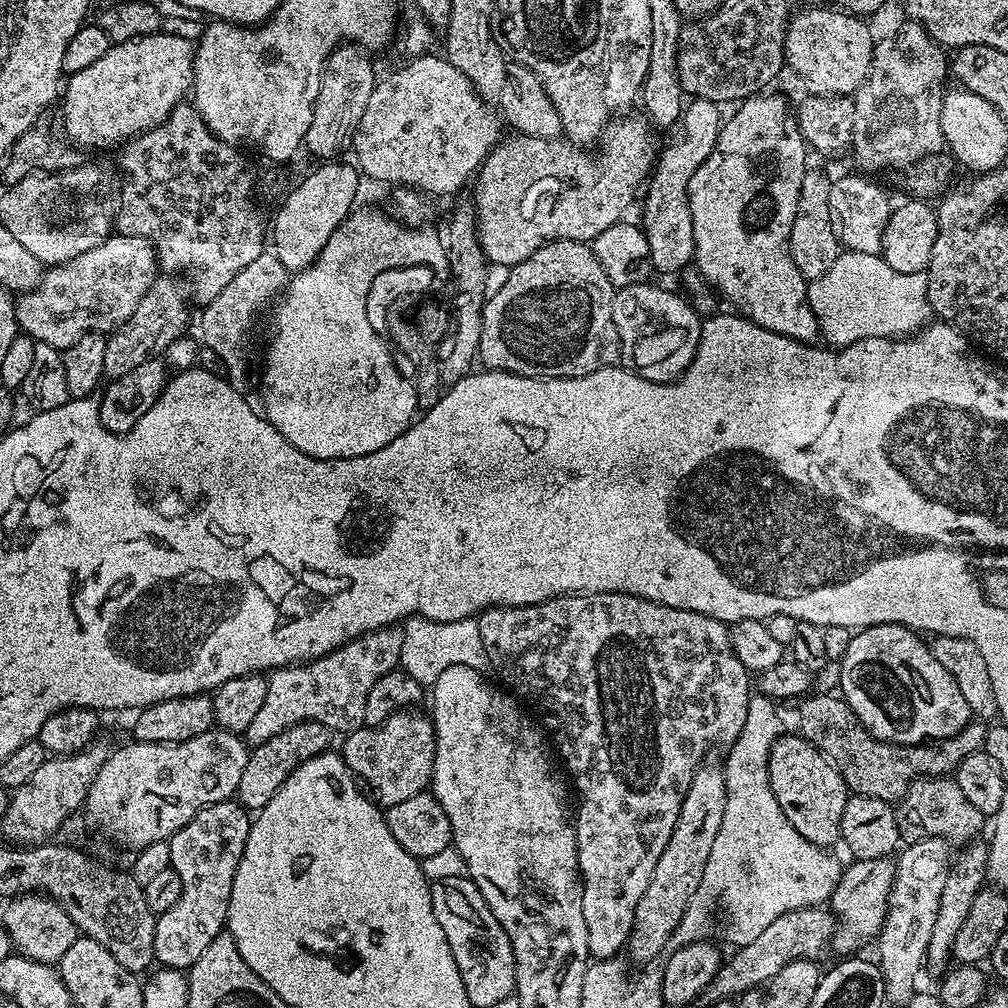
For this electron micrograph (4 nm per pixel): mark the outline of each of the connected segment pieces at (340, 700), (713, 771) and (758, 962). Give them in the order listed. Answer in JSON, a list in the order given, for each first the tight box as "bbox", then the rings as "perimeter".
[{"bbox":[247,627,403,746],"perimeter":[[[403,627],[379,628],[343,644],[335,652],[319,656],[317,660],[275,669],[268,676],[266,702],[262,702],[257,716],[250,721],[247,743],[255,746],[270,742],[274,734],[282,734],[282,730],[290,730],[290,726],[302,722],[322,722],[322,726],[331,728],[336,734],[365,727],[366,697],[370,694],[370,686],[374,686],[382,674],[397,671],[403,637]]]},{"bbox":[626,762,726,965],"perimeter":[[[705,762],[697,768],[690,790],[686,790],[682,810],[678,810],[678,822],[674,822],[674,834],[670,834],[670,842],[666,842],[666,850],[662,850],[654,874],[650,874],[650,886],[646,886],[646,894],[638,898],[632,936],[626,945],[627,955],[632,955],[637,965],[663,957],[663,948],[686,914],[690,896],[698,890],[706,870],[706,858],[710,858],[714,838],[718,838],[718,826],[722,826],[722,814],[726,814],[724,769],[719,763]]]},{"bbox":[703,906,836,1006],"perimeter":[[[824,906],[790,910],[790,914],[782,914],[782,918],[770,922],[770,926],[766,926],[766,930],[762,930],[762,934],[754,938],[754,942],[739,945],[735,949],[736,953],[721,963],[720,969],[716,971],[710,986],[703,994],[703,1003],[714,1006],[720,1000],[731,1001],[744,992],[767,985],[774,978],[774,974],[778,974],[782,966],[790,966],[790,962],[820,958],[824,951],[829,951],[836,925],[836,917]]]}]

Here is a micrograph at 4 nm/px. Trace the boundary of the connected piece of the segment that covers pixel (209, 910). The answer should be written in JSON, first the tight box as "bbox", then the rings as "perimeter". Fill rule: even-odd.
{"bbox":[154,799,252,970],"perimeter":[[[235,799],[223,800],[217,804],[206,806],[186,822],[168,840],[170,846],[170,862],[178,878],[182,878],[182,898],[170,906],[170,910],[159,913],[154,930],[155,963],[165,968],[187,970],[202,958],[206,946],[214,942],[225,931],[230,906],[230,890],[234,886],[234,874],[238,870],[238,862],[242,862],[242,854],[246,850],[246,838],[252,828],[250,813],[243,804]]]}

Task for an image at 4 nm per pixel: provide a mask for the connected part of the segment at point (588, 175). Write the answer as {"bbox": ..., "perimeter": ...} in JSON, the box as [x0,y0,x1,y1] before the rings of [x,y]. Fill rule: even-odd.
{"bbox":[474,114,658,268],"perimeter":[[[632,114],[613,119],[605,128],[595,149],[596,156],[591,156],[587,147],[564,138],[551,140],[512,134],[509,140],[508,137],[501,139],[474,177],[476,233],[489,264],[513,268],[530,258],[544,244],[562,239],[590,242],[602,234],[602,230],[625,219],[624,211],[635,202],[636,195],[638,200],[658,159],[657,133],[653,125],[643,115],[628,115]]]}

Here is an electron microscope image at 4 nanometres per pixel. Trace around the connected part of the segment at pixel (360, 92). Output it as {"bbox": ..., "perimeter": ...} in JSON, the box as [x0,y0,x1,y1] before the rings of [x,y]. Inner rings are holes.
{"bbox":[304,42,378,158],"perimeter":[[[345,42],[330,54],[318,86],[318,98],[314,102],[314,118],[310,130],[306,130],[304,148],[320,158],[340,158],[344,151],[352,148],[352,139],[362,114],[370,103],[370,94],[378,79],[378,72],[372,69],[372,60],[359,44]]]}

